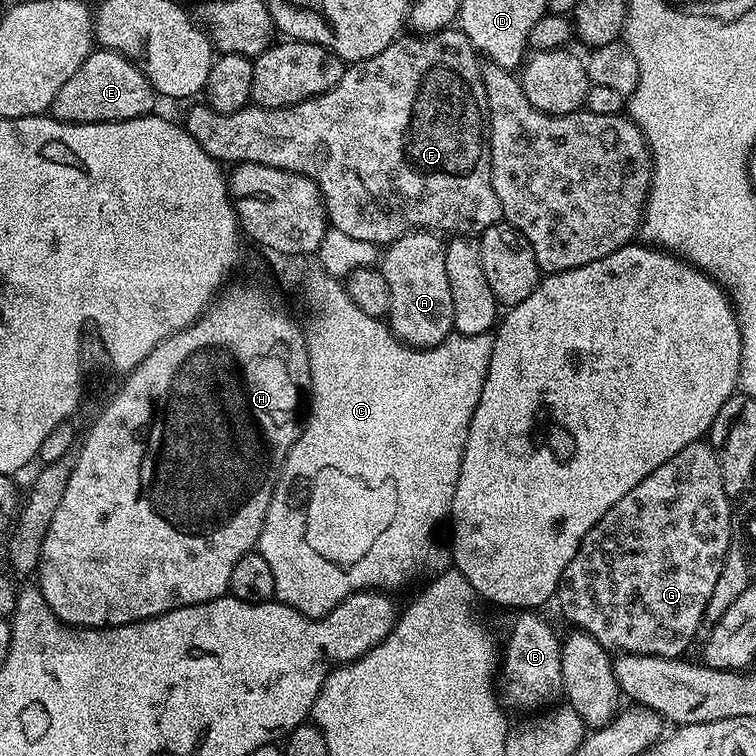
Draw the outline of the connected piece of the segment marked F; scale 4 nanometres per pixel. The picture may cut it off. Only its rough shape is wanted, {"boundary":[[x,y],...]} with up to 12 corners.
{"boundary":[[401,34],[338,86],[182,127],[387,246],[502,220],[478,53]]}

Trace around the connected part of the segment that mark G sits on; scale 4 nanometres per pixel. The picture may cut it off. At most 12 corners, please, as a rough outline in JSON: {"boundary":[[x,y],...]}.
{"boundary":[[711,443],[588,531],[561,614],[669,658],[704,624],[732,536]]}

